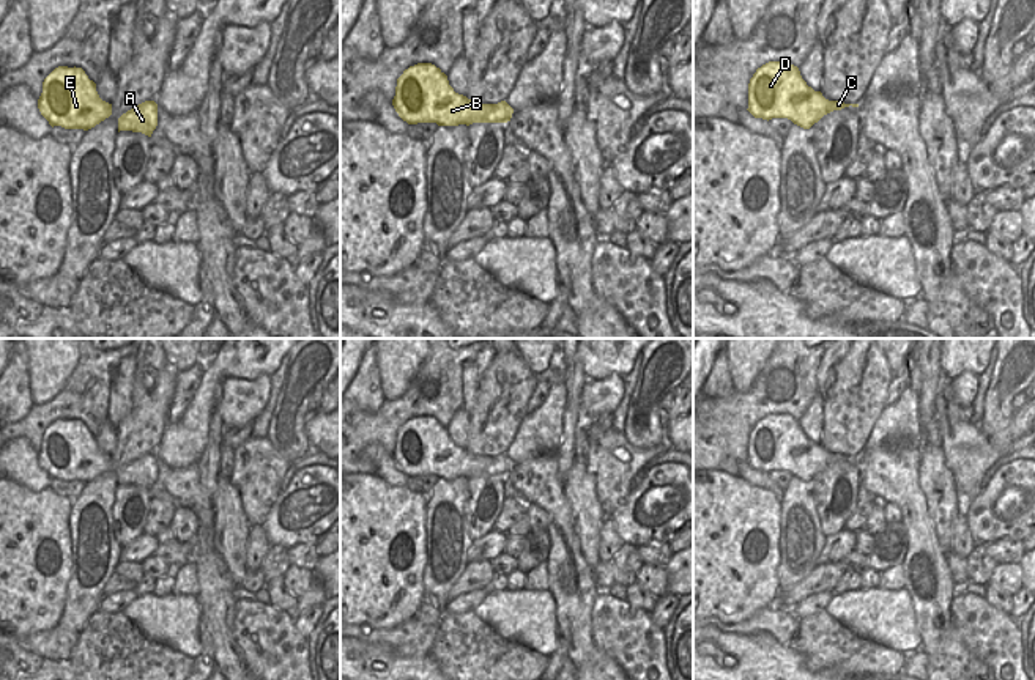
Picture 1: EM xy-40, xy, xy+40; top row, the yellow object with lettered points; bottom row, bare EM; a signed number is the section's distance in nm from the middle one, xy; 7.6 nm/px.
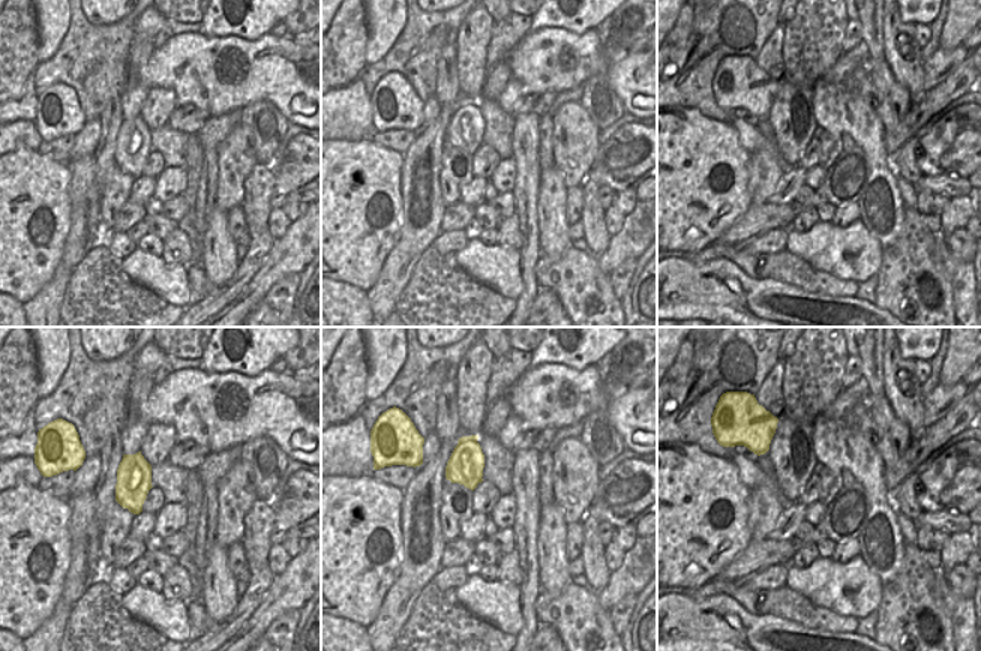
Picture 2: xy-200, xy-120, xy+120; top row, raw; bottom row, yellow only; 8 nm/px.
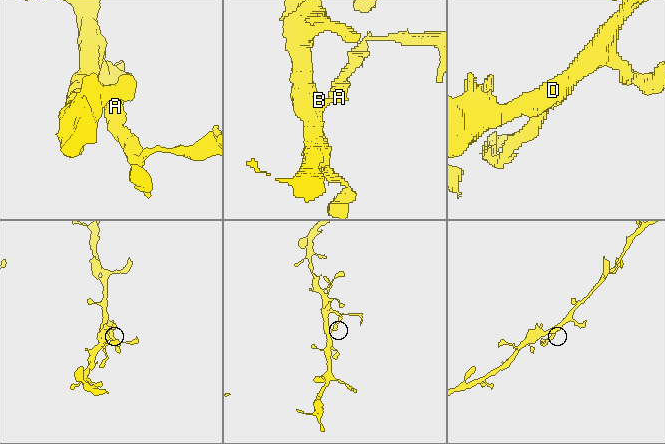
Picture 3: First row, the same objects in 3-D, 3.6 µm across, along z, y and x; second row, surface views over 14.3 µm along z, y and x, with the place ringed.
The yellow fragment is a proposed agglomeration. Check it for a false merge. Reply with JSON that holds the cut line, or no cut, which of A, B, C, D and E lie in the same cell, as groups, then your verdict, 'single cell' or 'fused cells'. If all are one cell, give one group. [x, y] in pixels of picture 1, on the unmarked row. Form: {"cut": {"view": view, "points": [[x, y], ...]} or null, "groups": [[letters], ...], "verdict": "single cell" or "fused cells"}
{"cut": {"view": "xy", "points": [[479, 457], [470, 463], [471, 474]]}, "groups": [["A", "C"], ["B", "D", "E"]], "verdict": "fused cells"}

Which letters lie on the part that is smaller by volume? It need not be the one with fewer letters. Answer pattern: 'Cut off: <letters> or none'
Cut off: A, C

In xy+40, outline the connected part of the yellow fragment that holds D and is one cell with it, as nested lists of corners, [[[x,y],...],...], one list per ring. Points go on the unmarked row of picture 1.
[[[769,414],[756,422],[748,436],[748,464],[755,471],[788,471],[810,482],[818,475],[830,453],[814,444],[789,414]]]

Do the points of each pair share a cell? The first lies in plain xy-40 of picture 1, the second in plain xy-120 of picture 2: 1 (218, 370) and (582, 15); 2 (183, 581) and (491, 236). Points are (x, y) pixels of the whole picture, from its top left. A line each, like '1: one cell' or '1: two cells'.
1: one cell
2: two cells

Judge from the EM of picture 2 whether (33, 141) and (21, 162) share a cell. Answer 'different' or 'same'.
different

